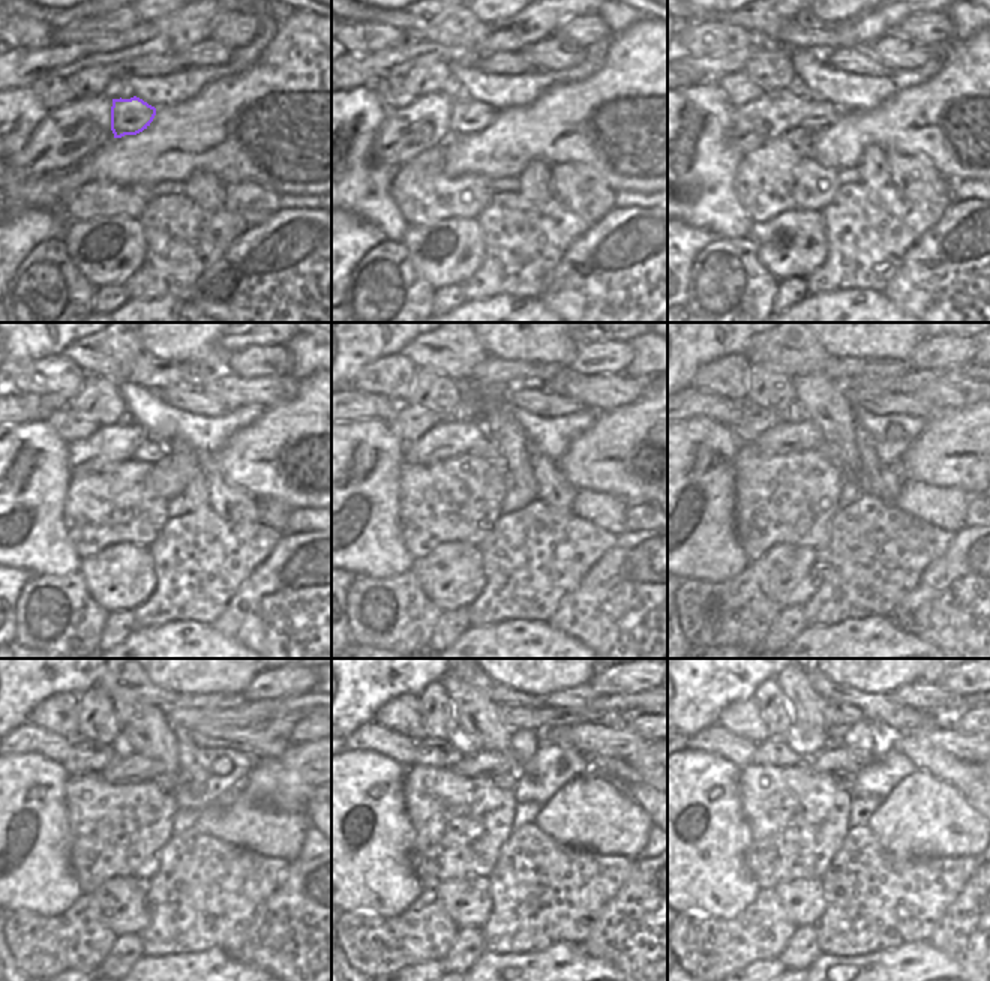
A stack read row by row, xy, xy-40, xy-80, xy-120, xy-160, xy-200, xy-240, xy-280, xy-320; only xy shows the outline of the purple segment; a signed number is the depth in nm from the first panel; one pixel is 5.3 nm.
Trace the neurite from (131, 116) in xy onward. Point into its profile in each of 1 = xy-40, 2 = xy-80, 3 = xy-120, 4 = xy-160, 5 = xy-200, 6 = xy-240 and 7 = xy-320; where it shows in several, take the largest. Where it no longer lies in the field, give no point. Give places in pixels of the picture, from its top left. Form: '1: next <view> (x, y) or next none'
1: next xy-40 (470, 116)
2: next xy-80 (819, 114)
3: next xy-120 (152, 452)
4: next xy-160 (488, 449)
5: next xy-200 (827, 449)
6: next xy-240 (167, 782)
7: next xy-320 (842, 782)

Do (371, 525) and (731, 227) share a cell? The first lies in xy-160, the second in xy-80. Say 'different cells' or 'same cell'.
same cell

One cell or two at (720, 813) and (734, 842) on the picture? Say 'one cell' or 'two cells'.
one cell

